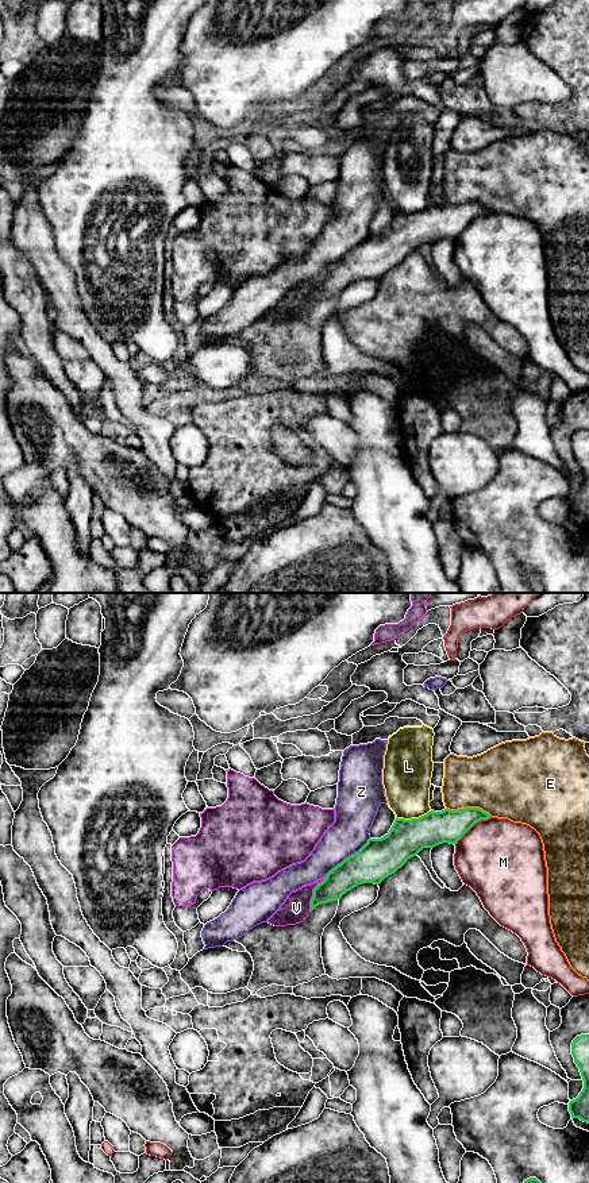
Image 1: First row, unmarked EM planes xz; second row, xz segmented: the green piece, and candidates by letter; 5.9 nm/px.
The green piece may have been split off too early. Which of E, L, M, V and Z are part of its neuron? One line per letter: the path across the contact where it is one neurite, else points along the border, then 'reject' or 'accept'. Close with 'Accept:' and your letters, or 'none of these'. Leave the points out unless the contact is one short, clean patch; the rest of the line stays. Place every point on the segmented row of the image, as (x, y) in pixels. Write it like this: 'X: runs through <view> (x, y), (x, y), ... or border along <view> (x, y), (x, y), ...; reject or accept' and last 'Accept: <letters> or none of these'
E: reject
L: border along xz (431, 810), (418, 817), (396, 817); reject
M: reject
V: reject
Z: reject
Accept: none of these

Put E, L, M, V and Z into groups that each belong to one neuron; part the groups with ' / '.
E / L / M / V / Z

